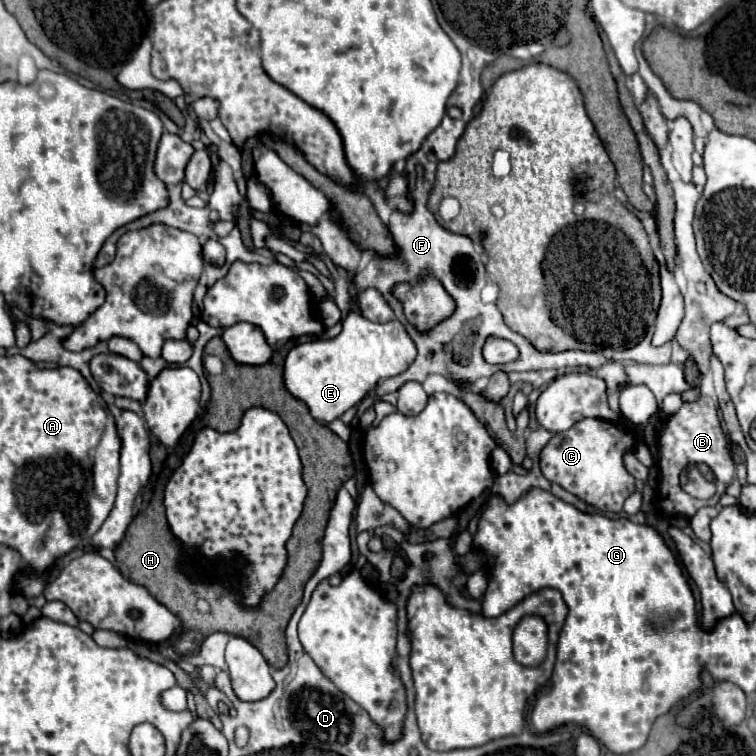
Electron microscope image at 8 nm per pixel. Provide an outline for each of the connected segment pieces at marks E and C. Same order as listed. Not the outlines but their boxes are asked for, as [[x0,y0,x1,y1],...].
[[284,312,416,424],[540,418,636,512]]

